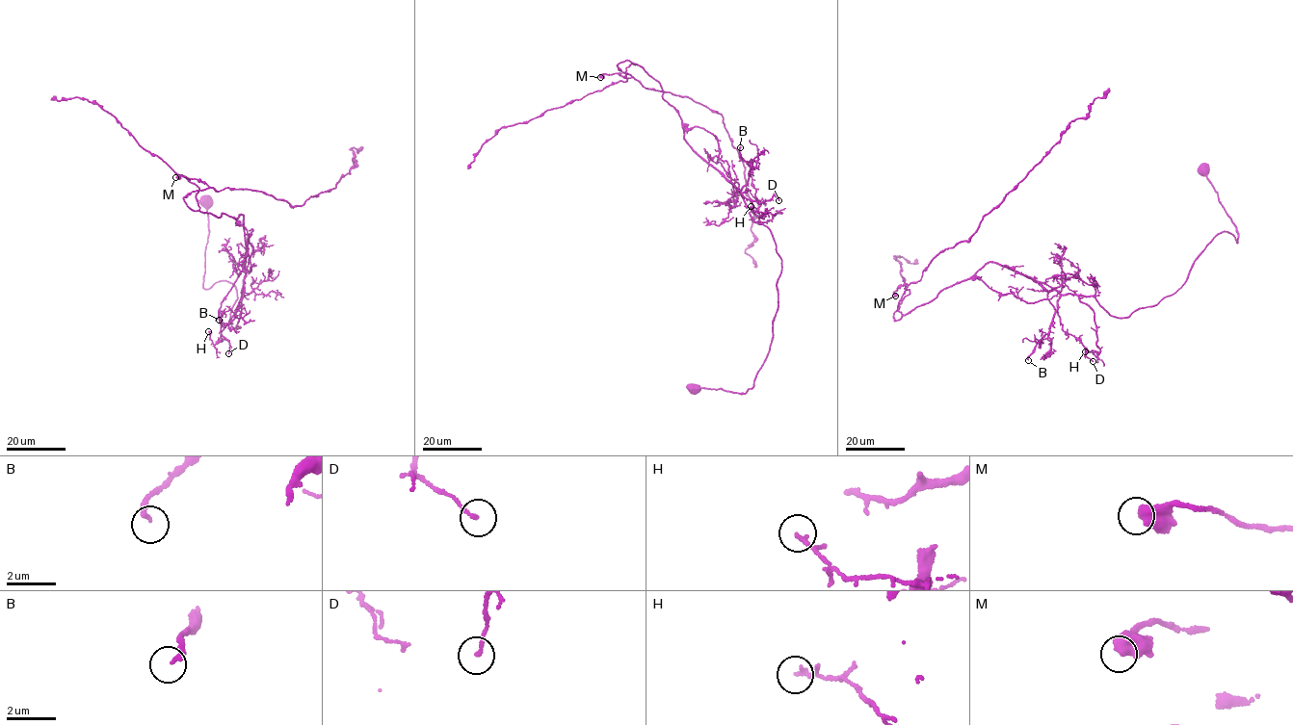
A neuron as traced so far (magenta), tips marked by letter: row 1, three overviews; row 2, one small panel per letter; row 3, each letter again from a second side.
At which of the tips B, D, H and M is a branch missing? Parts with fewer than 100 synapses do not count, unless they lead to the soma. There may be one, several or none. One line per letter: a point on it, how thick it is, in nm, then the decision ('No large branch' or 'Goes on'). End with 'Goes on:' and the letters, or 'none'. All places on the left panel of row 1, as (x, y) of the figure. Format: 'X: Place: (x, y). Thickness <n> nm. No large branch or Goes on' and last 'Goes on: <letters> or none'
B: Place: (219, 320). Thickness 190 nm. No large branch
D: Place: (228, 353). Thickness 140 nm. No large branch
H: Place: (208, 331). Thickness 120 nm. No large branch
M: Place: (175, 177). Thickness 600 nm. No large branch
Goes on: none

